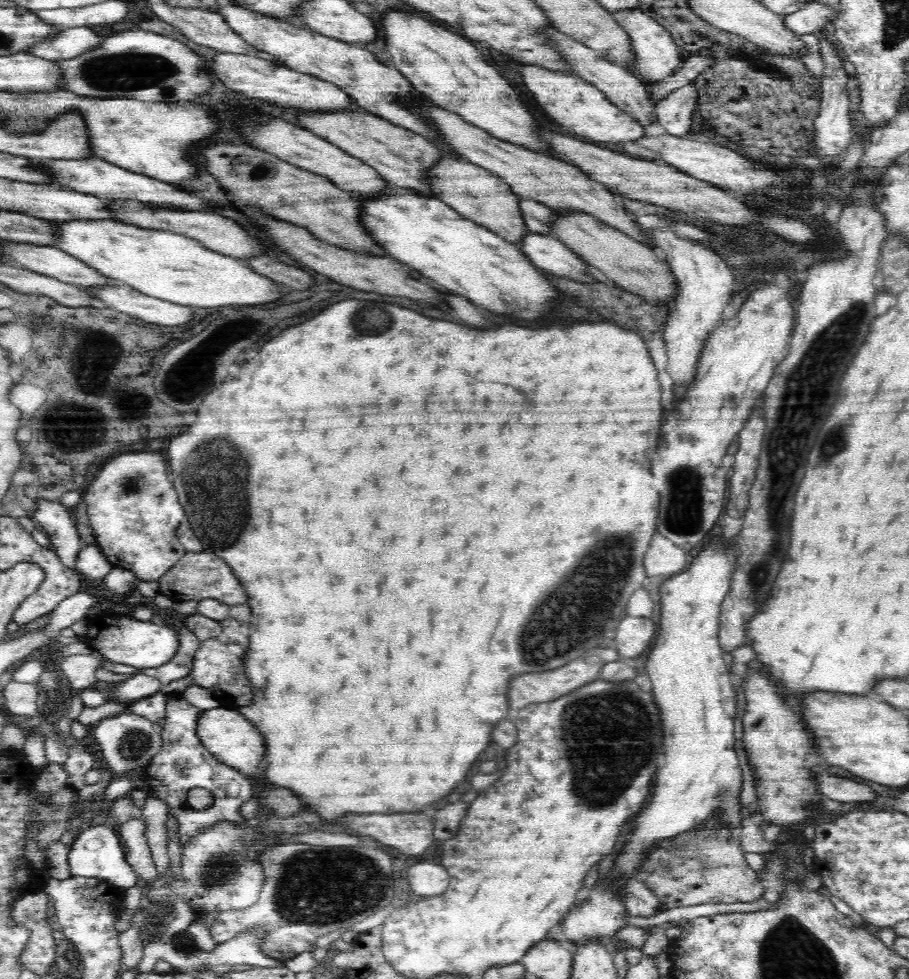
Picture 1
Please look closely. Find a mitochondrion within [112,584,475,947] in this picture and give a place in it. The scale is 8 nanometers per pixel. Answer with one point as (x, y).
(313, 887)

